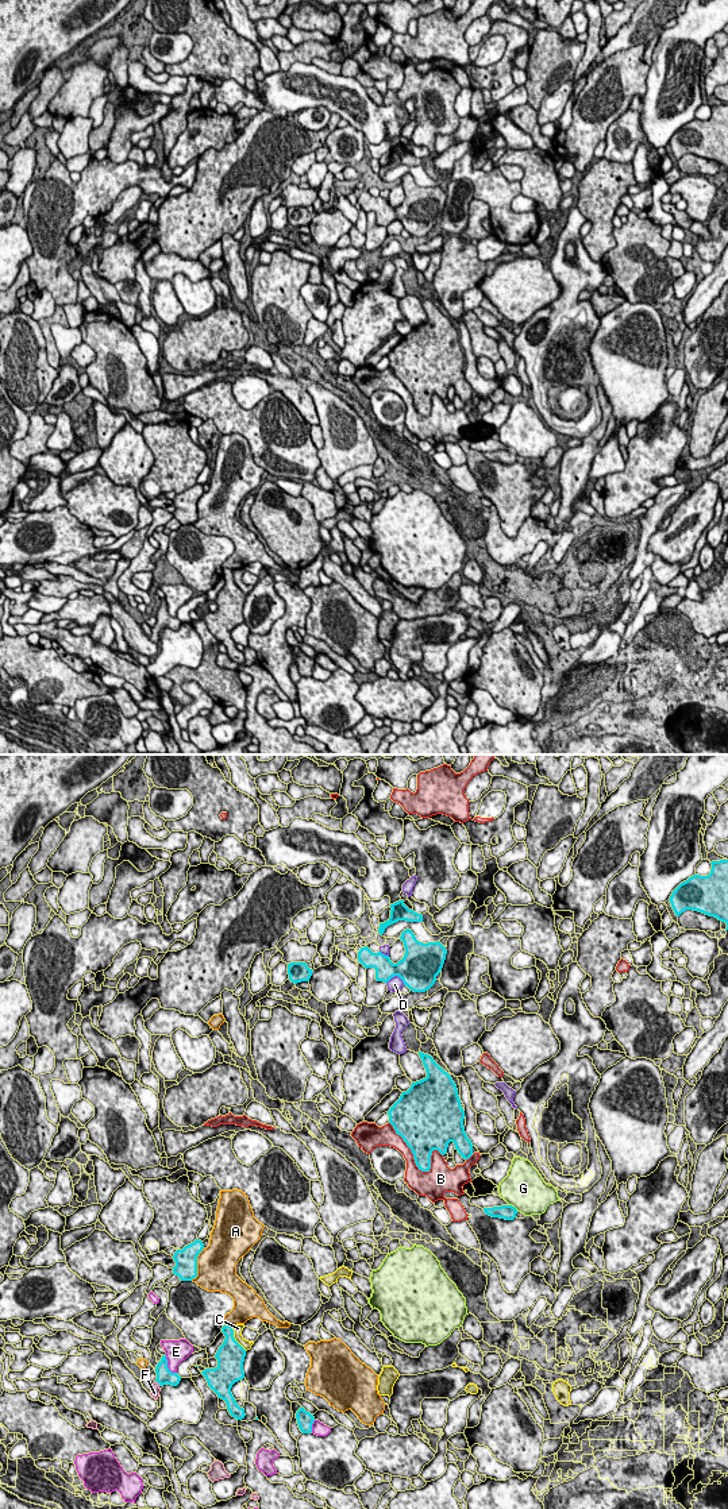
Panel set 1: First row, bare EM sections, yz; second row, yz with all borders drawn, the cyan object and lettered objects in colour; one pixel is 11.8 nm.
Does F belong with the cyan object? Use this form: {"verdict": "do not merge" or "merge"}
{"verdict": "merge"}

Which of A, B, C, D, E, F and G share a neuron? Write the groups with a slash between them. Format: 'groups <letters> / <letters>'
groups A / B / C / D / E / F / G

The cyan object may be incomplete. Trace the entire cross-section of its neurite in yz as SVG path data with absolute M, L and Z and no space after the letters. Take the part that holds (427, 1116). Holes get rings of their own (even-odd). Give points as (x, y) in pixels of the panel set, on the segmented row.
M419 1051L427 1077L412 1082L407 1092L388 1111L389 1123L397 1135L402 1138L413 1154L419 1170L430 1172L431 1155L438 1150L442 1155L447 1153L448 1143L455 1145L455 1150L462 1158L473 1155L473 1143L467 1138L463 1127L465 1111L461 1105L458 1089L451 1076L444 1072L431 1055Z

